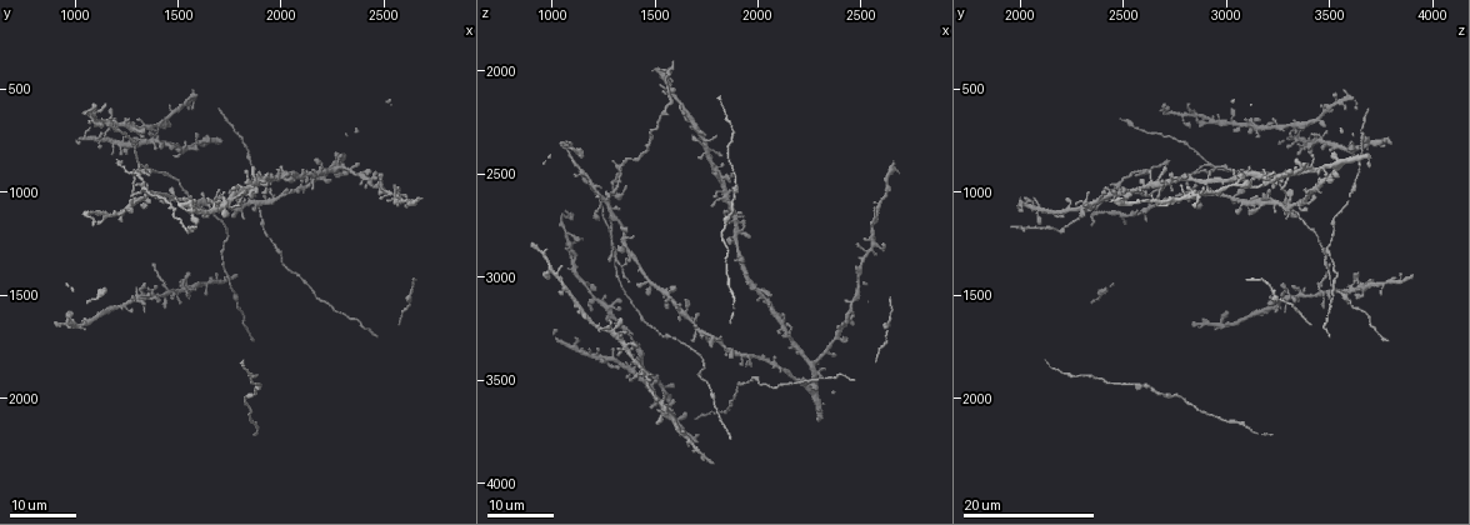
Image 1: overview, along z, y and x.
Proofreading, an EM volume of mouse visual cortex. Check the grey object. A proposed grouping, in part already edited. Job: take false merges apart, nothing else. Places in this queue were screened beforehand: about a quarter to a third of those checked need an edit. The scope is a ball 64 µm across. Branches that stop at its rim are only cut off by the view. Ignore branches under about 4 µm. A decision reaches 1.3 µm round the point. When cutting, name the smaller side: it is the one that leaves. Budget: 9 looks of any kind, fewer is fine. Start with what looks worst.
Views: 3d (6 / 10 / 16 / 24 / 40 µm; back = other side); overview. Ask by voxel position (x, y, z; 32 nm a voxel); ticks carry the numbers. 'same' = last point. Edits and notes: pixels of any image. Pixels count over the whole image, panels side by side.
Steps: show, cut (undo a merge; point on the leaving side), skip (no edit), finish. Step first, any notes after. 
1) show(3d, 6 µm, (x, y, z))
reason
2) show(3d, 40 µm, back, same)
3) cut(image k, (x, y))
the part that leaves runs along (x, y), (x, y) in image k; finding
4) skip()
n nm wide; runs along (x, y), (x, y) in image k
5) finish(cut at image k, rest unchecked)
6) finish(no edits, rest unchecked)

show(3d, 16 µm, (1310, 870, 2920))
looks like a crossing

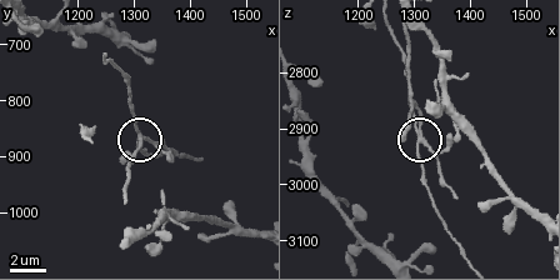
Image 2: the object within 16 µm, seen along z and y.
show(3d, 6 µm, (1310, 865, 2910))

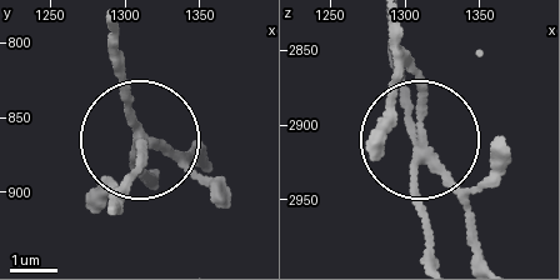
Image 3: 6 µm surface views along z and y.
cut(image 3, (98, 195))
the part that leaves runs along (429, 148), (429, 91), (393, 20) in image 3; two neurons meet here

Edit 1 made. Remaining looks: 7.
show(overview)
redraw

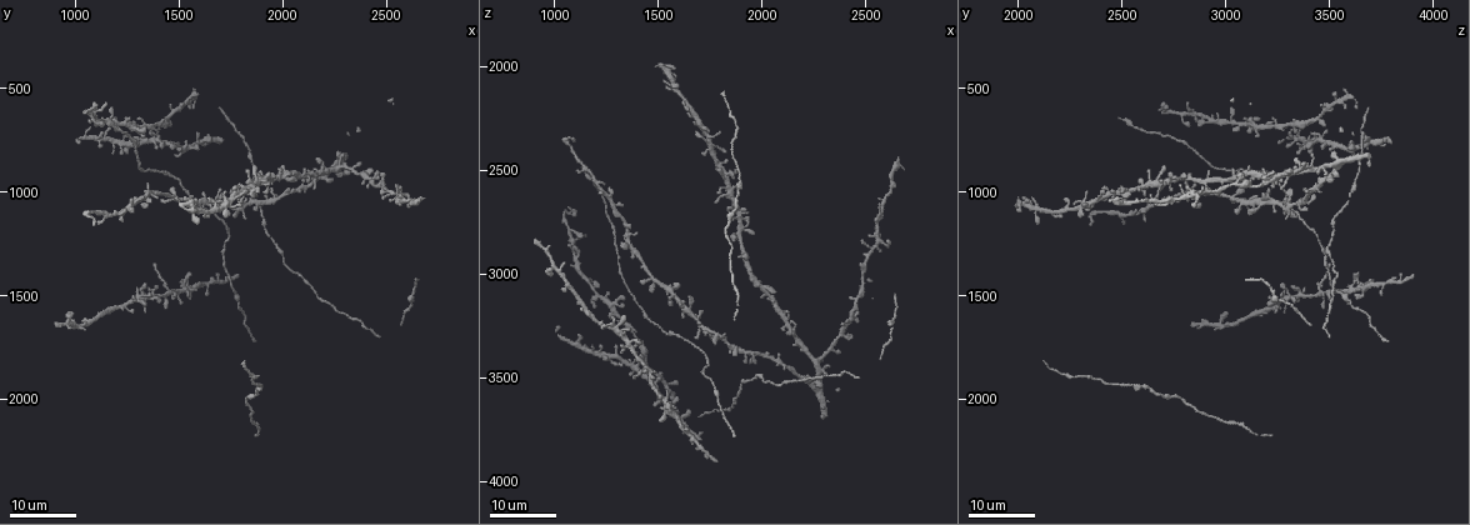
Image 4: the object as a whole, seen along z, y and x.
show(3d, 24 µm, (1450, 1490, 3450))
small branch off a trunk

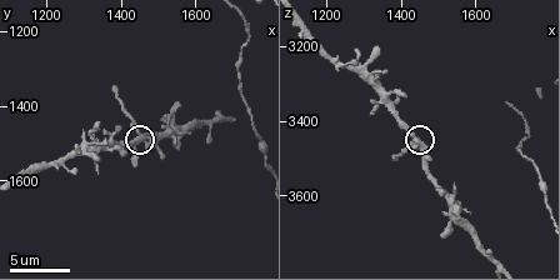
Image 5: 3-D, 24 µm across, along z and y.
show(3d, 10 µm, (1450, 1490, 3460))

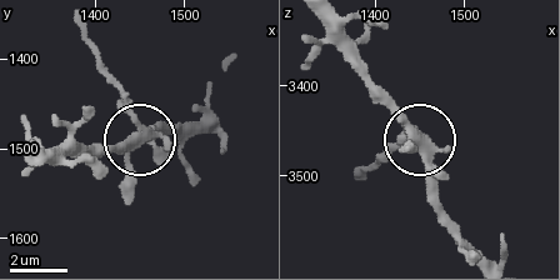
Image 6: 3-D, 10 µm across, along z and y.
cut(image 6, (121, 93))
340 nm wide; the part that leaves runs along (146, 128), (84, 23) in image 6; a second neuron is stuck on

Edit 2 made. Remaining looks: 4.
show(overview)
redraw

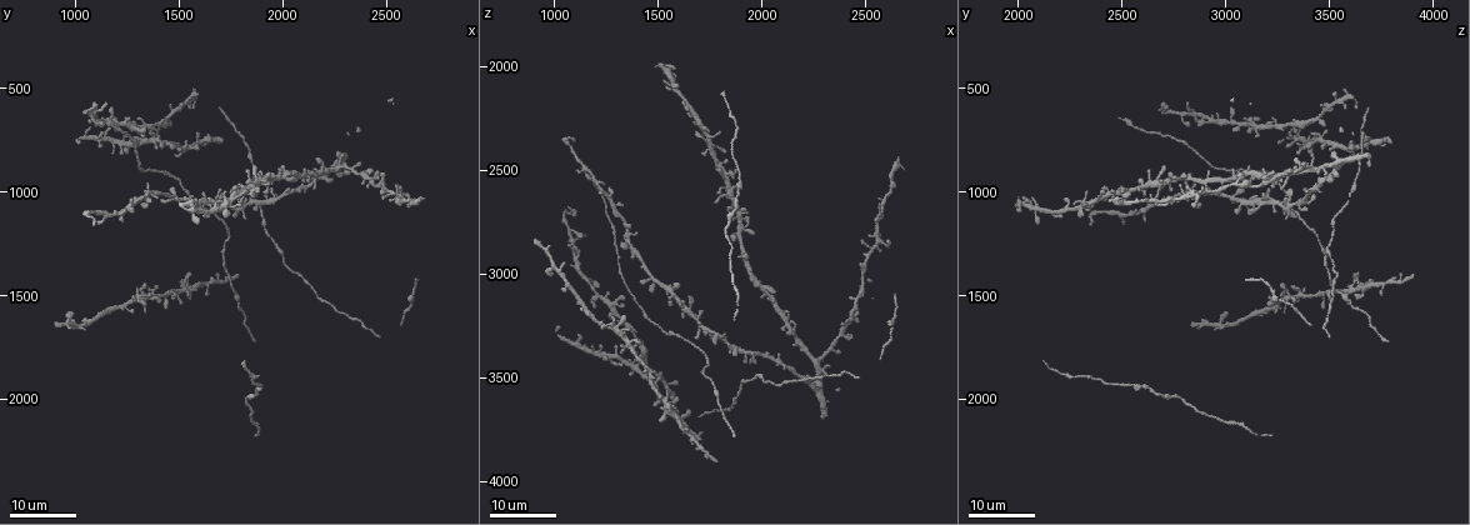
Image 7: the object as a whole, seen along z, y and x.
show(3d, 16 µm, (2490, 930, 3060))
three arms meet

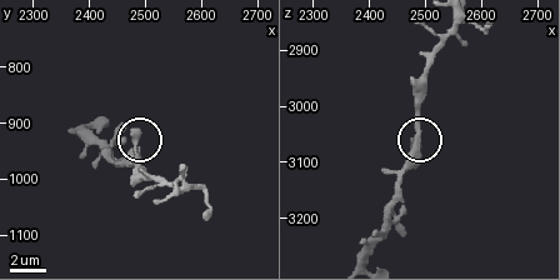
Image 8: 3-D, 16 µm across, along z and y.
show(3d, 6 µm, same)

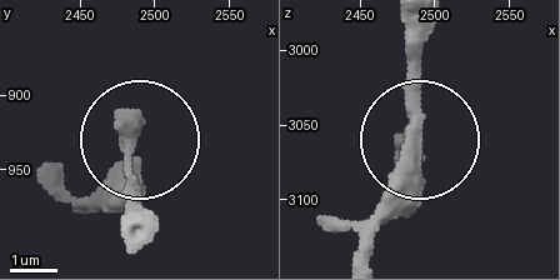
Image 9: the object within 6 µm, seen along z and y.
skip()
3 arms; all the same neuron

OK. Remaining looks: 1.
finish(cut at image 3, cut at image 6, rest unchecked)

